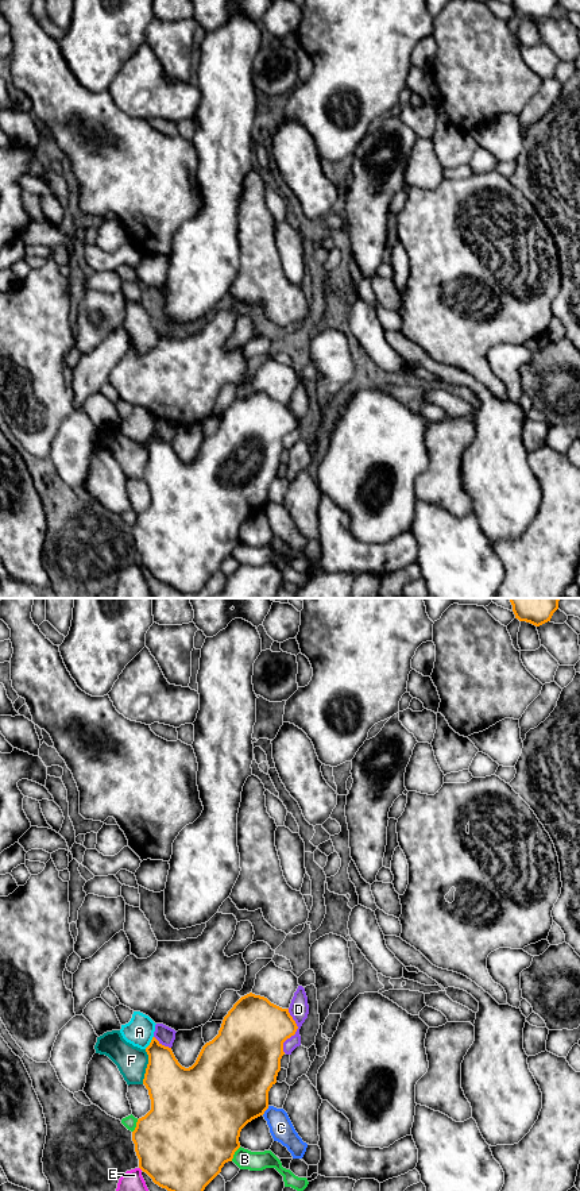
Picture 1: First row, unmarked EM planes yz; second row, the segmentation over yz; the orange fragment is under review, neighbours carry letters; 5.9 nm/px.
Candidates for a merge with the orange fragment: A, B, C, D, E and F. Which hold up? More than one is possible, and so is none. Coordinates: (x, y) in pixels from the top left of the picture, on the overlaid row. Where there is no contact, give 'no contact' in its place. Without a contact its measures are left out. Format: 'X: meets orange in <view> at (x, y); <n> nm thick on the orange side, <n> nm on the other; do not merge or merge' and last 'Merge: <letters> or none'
A: meets orange in yz at (150, 1043); 260 nm thick on the orange side, 170 nm on the other; do not merge
B: meets orange in yz at (234, 1153); 480 nm thick on the orange side, 120 nm on the other; do not merge
C: meets orange in yz at (266, 1109); 460 nm thick on the orange side, 140 nm on the other; do not merge
D: meets orange in yz at (296, 1030); 380 nm thick on the orange side, 120 nm on the other; do not merge
E: meets orange in yz at (140, 1168); 480 nm thick on the orange side, 130 nm on the other; do not merge
F: meets orange in yz at (147, 1067); 340 nm thick on the orange side, 180 nm on the other; do not merge
Merge: none

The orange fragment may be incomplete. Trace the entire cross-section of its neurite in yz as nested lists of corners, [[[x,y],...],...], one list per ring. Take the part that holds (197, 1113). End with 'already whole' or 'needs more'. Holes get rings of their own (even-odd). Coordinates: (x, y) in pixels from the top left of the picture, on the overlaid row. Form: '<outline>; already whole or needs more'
[[[250,992],[233,1005],[224,1017],[219,1034],[202,1047],[196,1063],[189,1068],[178,1063],[171,1048],[152,1037],[146,1048],[148,1064],[143,1079],[151,1110],[138,1119],[132,1132],[139,1168],[167,1191],[204,1191],[224,1164],[232,1161],[240,1148],[241,1129],[268,1109],[268,1091],[277,1083],[281,1059],[285,1055],[283,1042],[294,1036],[297,1029],[289,1009]]]; already whole

